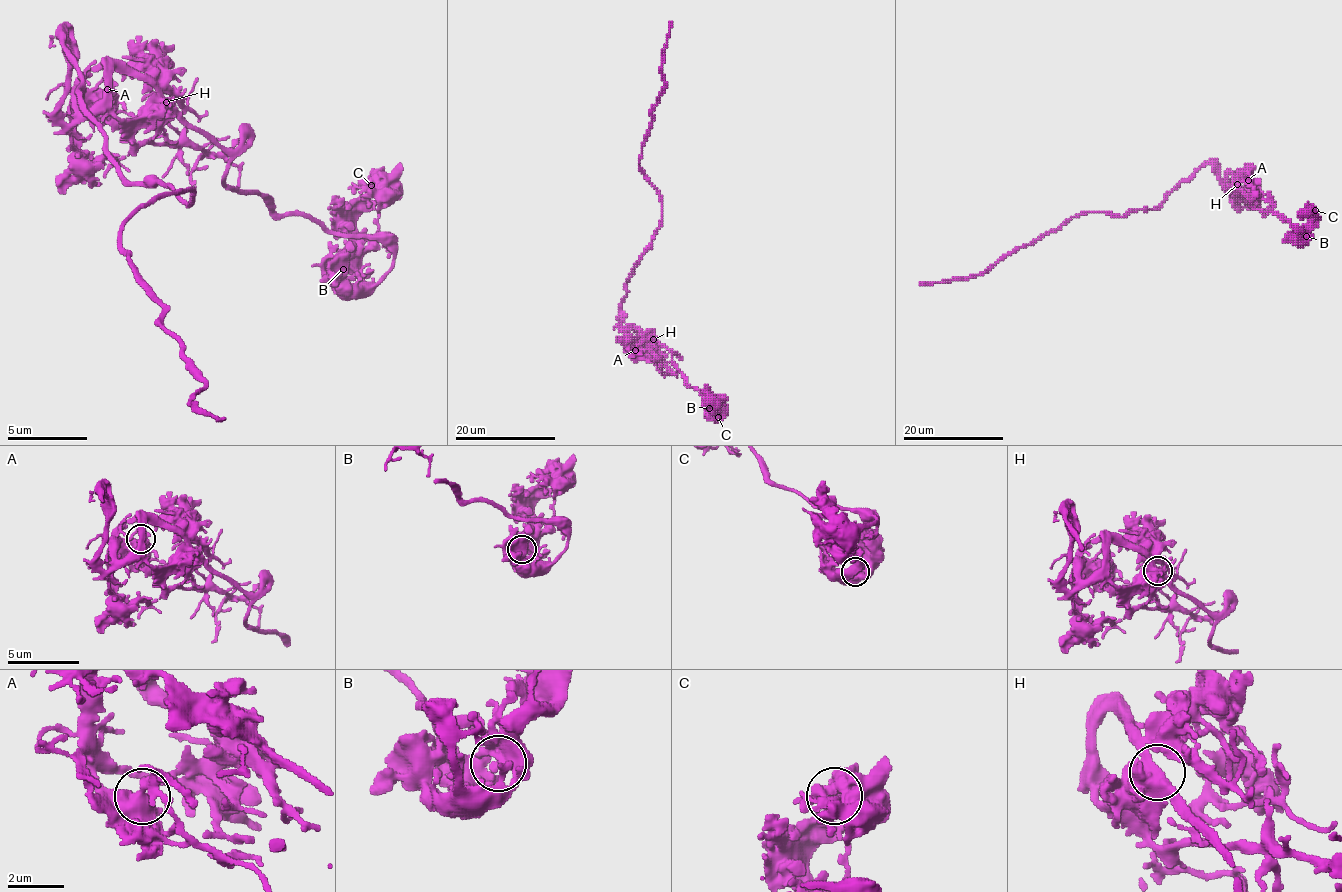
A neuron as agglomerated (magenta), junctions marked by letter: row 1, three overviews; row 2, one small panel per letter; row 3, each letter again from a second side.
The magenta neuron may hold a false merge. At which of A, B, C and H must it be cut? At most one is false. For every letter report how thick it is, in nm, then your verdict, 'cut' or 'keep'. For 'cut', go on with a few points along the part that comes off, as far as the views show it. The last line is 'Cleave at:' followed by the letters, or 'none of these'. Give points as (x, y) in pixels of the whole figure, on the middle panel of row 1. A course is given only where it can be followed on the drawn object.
A: 460 nm thick; keep
B: 420 nm thick; keep
C: 440 nm thick; keep
H: 420 nm thick; keep
Cleave at: none of these

